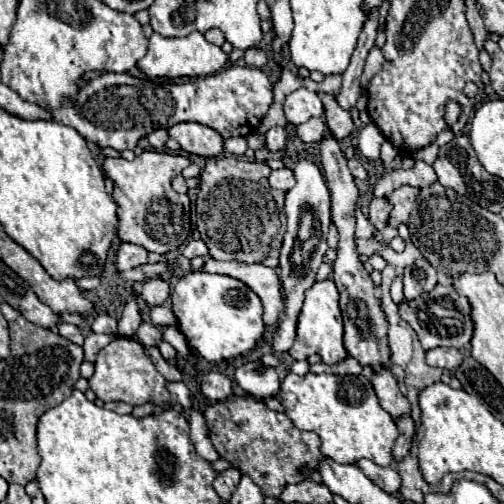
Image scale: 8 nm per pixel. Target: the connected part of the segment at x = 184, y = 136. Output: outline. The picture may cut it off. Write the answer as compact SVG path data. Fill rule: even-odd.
M178 123L168 129L170 137L180 143L180 147L192 155L218 157L224 151L224 139L218 131L200 123Z

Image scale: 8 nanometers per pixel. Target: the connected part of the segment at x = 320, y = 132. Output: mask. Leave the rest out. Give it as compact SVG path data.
M322 117L318 119L310 119L302 125L296 127L296 135L304 141L304 143L318 143L324 139L324 131L326 131L326 123Z

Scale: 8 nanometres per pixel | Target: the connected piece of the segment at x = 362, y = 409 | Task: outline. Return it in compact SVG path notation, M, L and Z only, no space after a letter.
M288 373L282 381L280 401L284 413L302 431L312 431L320 437L320 451L336 463L356 465L358 459L370 459L380 467L394 467L392 449L398 437L396 423L378 403L374 387L366 375L314 375L298 377Z

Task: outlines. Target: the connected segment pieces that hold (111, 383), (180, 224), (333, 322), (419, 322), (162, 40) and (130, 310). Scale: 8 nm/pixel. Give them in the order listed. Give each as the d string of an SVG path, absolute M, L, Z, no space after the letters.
M116 337L96 355L94 365L96 365L96 371L88 383L98 399L124 401L130 405L146 405L146 403L152 403L156 407L174 405L174 401L170 399L170 391L166 389L168 381L158 373L158 369L154 367L150 357L146 355L144 345L136 339Z
M144 151L134 161L106 159L104 173L114 181L114 201L118 203L118 237L120 241L142 245L148 251L170 253L190 235L190 199L178 195L170 181L190 165L188 157Z
M332 279L316 281L312 289L308 289L304 307L298 317L298 335L290 349L290 355L294 359L306 359L310 355L318 355L324 365L336 365L342 363L348 357L348 351L344 349L344 325L342 325L342 313L338 307L338 291Z
M438 283L430 293L424 293L418 299L400 303L398 313L416 331L416 335L420 339L420 345L426 351L434 349L434 347L456 347L456 349L462 351L474 335L472 307L470 307L466 297L456 293L454 285Z
M194 31L182 39L152 33L152 37L148 39L148 53L138 61L138 69L148 77L204 77L224 69L226 63L228 55L220 47L208 43L200 31Z
M128 301L126 307L124 307L124 311L122 311L122 319L118 321L118 333L120 333L120 335L134 337L136 327L138 327L140 323L142 323L142 319L140 319L136 301Z

